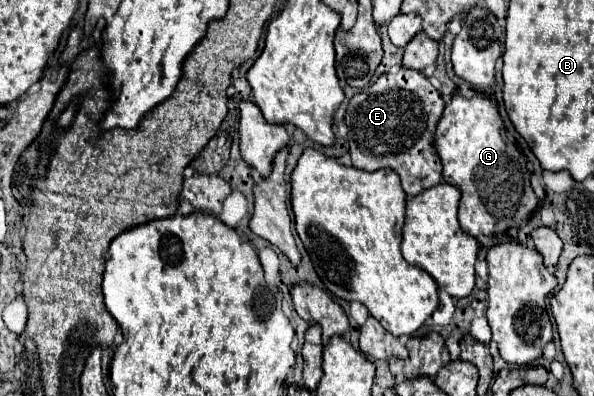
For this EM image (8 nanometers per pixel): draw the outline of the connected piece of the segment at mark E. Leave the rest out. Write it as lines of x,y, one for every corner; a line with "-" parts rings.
416,69
382,73
366,91
354,95
346,111
352,165
362,171
394,169
408,197
442,181
442,163
434,147
434,131
444,111
444,99
430,79

